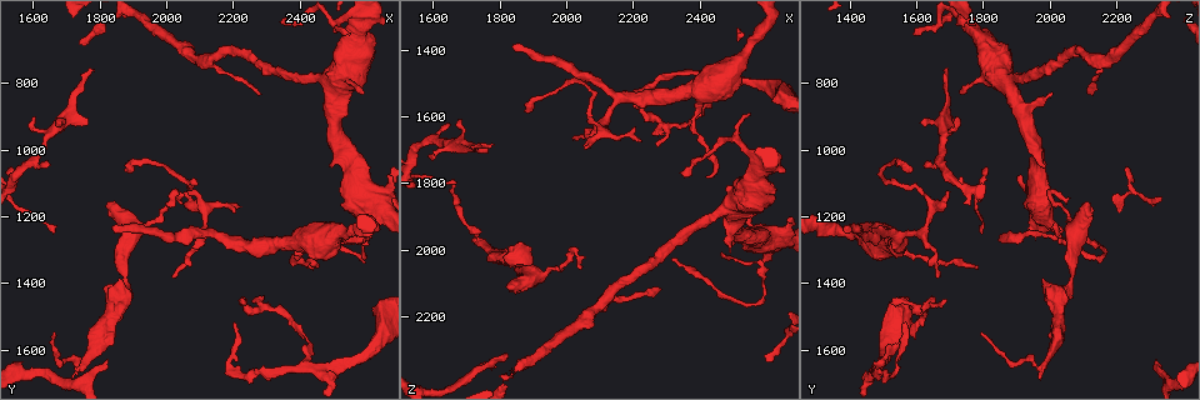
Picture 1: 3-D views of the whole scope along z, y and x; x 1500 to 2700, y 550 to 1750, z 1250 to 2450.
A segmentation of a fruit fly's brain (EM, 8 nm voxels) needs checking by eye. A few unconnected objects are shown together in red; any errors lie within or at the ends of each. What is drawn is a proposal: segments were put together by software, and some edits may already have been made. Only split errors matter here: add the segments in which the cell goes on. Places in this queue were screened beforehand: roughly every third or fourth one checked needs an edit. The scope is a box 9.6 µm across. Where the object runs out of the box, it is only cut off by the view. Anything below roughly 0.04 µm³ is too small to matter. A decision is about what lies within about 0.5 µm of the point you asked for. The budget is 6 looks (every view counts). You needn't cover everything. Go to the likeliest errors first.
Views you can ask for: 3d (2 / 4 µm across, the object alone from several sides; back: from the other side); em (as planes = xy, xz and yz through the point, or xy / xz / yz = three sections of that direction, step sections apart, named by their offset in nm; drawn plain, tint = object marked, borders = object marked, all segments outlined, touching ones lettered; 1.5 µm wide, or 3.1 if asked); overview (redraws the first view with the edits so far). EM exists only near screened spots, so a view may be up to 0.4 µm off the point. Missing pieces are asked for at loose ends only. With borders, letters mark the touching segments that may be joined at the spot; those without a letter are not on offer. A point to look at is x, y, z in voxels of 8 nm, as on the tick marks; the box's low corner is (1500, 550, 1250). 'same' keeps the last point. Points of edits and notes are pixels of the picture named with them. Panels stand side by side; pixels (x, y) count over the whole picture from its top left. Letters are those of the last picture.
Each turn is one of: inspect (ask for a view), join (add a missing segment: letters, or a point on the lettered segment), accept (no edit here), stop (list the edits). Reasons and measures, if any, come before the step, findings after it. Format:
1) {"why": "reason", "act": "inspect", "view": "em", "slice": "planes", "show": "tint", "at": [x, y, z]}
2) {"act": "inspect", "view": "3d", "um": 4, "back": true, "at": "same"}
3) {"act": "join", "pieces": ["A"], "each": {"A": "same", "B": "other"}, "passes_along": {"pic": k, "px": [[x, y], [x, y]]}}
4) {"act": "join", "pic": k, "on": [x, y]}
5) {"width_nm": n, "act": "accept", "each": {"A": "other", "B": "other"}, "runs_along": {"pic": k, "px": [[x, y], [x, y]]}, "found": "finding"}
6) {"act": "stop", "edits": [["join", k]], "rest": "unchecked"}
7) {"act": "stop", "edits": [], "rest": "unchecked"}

{"why": "long arm stops here", "act": "inspect", "view": "3d", "um": 2, "at": [1660, 1560, 1800]}

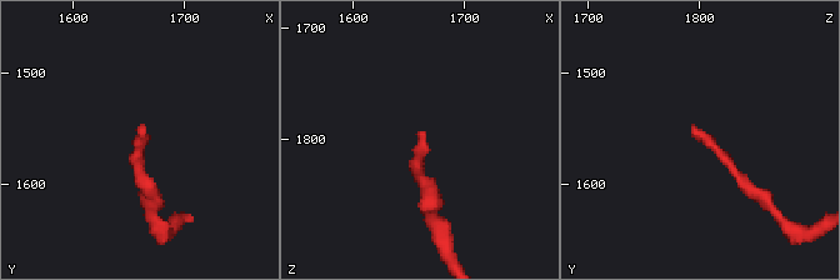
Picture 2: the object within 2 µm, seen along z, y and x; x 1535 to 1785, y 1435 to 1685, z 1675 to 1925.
{"why": "shape alone is not enough", "act": "inspect", "view": "em", "slice": "yz", "step": 8, "show": "borders", "at": [1664, 1550, 1794]}

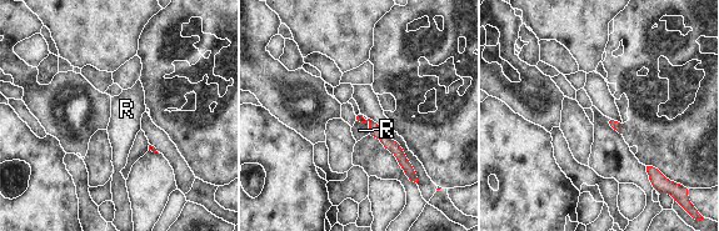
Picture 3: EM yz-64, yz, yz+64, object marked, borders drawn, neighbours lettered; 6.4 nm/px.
{"act": "accept", "each": {"R": "other"}, "runs_along": {"pic": 3, "px": [[372, 125], [399, 154], [408, 171]]}, "found": "no lettered segment goes on from it"}

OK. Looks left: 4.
{"why": "branch stops here", "act": "inspect", "view": "em", "slice": "yz", "step": 8, "show": "borders", "at": [1600, 900, 1720]}

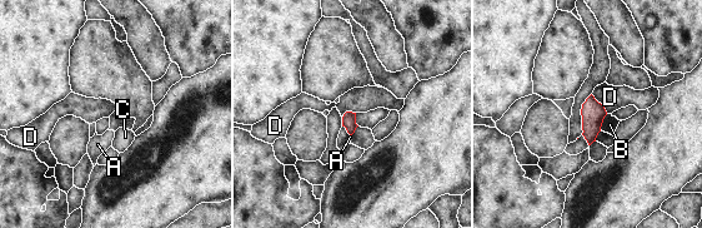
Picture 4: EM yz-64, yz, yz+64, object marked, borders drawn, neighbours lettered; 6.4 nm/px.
{"act": "accept", "each": {"A": "other", "B": "other", "C": "other", "D": "other"}, "border": {"pic": 4, "px": [[591, 94], [607, 113]]}, "found": "no lettered segment goes on from it"}

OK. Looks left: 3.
{"why": "branch stops here", "act": "inspect", "view": "em", "slice": "xz", "step": 4, "show": "borders", "at": [2220, 1180, 1680]}

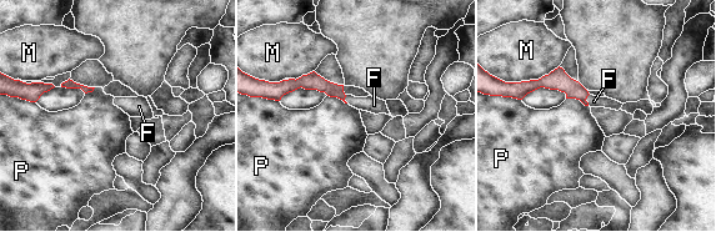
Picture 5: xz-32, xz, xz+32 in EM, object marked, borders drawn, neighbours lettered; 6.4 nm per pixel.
{"act": "join", "pieces": ["F"], "each": {"F": "same", "M": "other", "P": "other"}, "found": "it goes on there"}

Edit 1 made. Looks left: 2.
{"act": "stop", "edits": [["join", 5]], "rest": "unchecked"}

